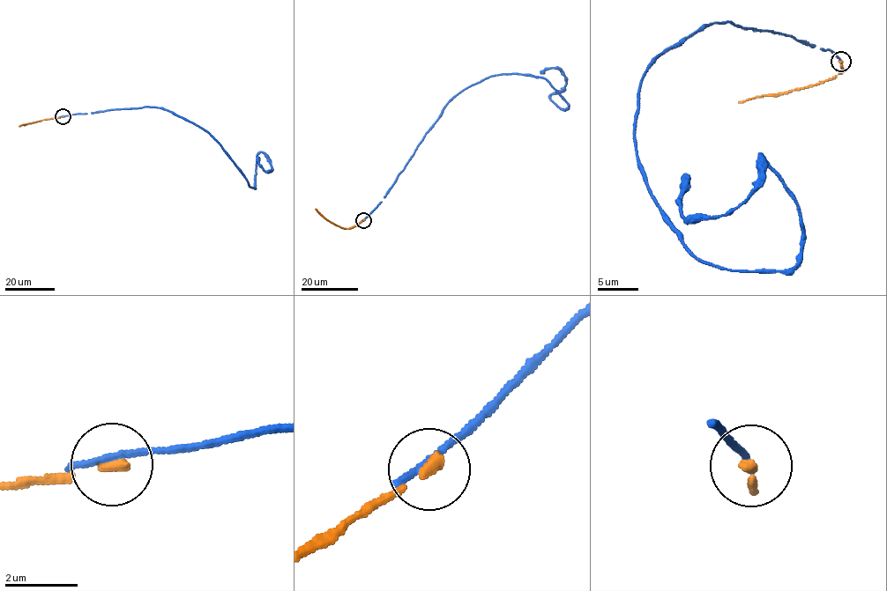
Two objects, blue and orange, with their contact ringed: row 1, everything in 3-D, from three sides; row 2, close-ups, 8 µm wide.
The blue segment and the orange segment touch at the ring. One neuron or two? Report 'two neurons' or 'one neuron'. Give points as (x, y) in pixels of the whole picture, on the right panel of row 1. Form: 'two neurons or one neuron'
two neurons

